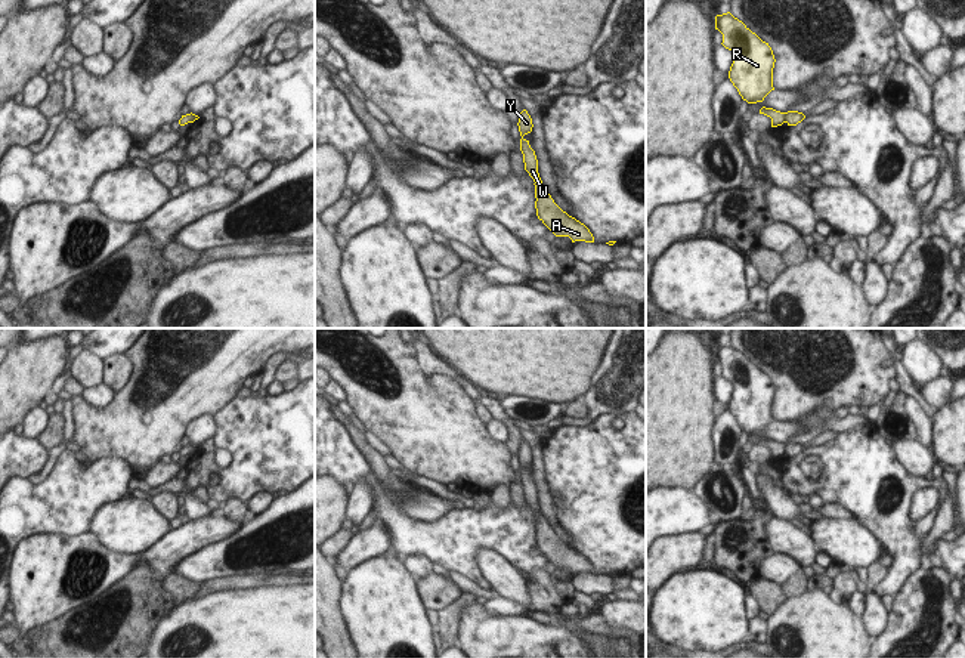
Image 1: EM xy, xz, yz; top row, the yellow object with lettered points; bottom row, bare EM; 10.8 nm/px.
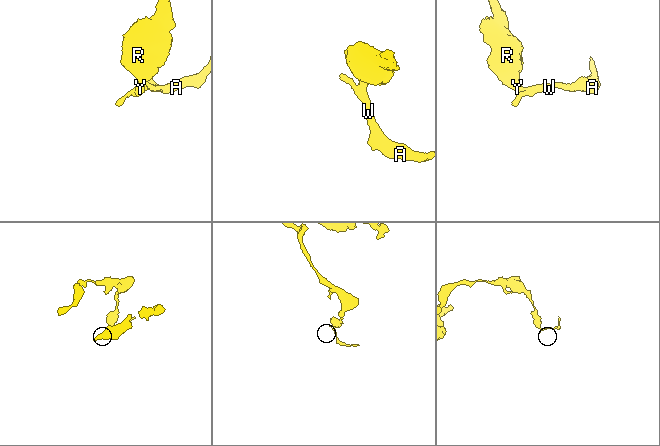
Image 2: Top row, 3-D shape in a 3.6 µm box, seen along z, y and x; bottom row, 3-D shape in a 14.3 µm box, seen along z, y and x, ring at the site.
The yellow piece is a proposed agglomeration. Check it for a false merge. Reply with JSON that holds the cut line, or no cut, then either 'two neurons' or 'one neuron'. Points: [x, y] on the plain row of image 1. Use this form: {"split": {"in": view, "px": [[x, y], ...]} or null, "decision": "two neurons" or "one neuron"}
{"split": {"in": "yz", "px": [[786, 444], [783, 453]]}, "decision": "two neurons"}

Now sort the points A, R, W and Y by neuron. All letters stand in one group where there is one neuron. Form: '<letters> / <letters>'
A W / R Y

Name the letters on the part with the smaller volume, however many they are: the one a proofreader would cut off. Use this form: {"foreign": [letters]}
{"foreign": ["A", "W"]}

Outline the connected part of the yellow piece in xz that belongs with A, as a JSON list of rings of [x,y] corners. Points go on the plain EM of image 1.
[[[523,469],[520,470],[520,482],[523,485],[525,501],[535,513],[535,540],[538,550],[556,568],[569,568],[572,574],[594,574],[594,568],[590,560],[584,554],[563,543],[551,529],[548,520],[542,516],[538,504],[538,491],[535,482],[529,476],[529,472]]]

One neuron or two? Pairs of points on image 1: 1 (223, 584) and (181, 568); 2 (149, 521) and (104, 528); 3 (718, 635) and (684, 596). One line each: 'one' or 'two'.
1: two
2: one
3: one

